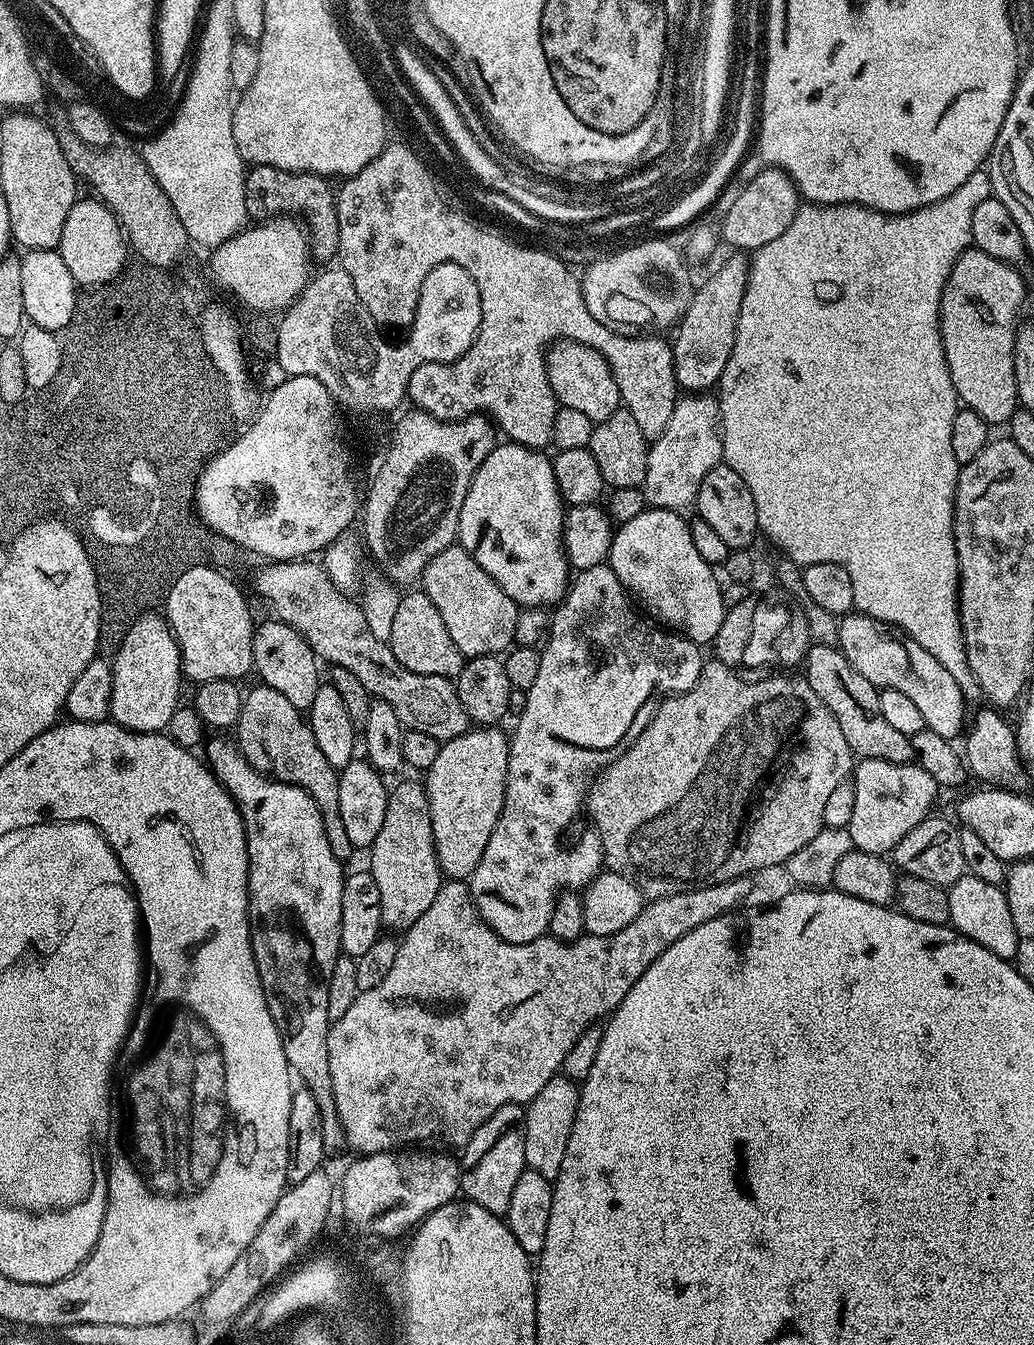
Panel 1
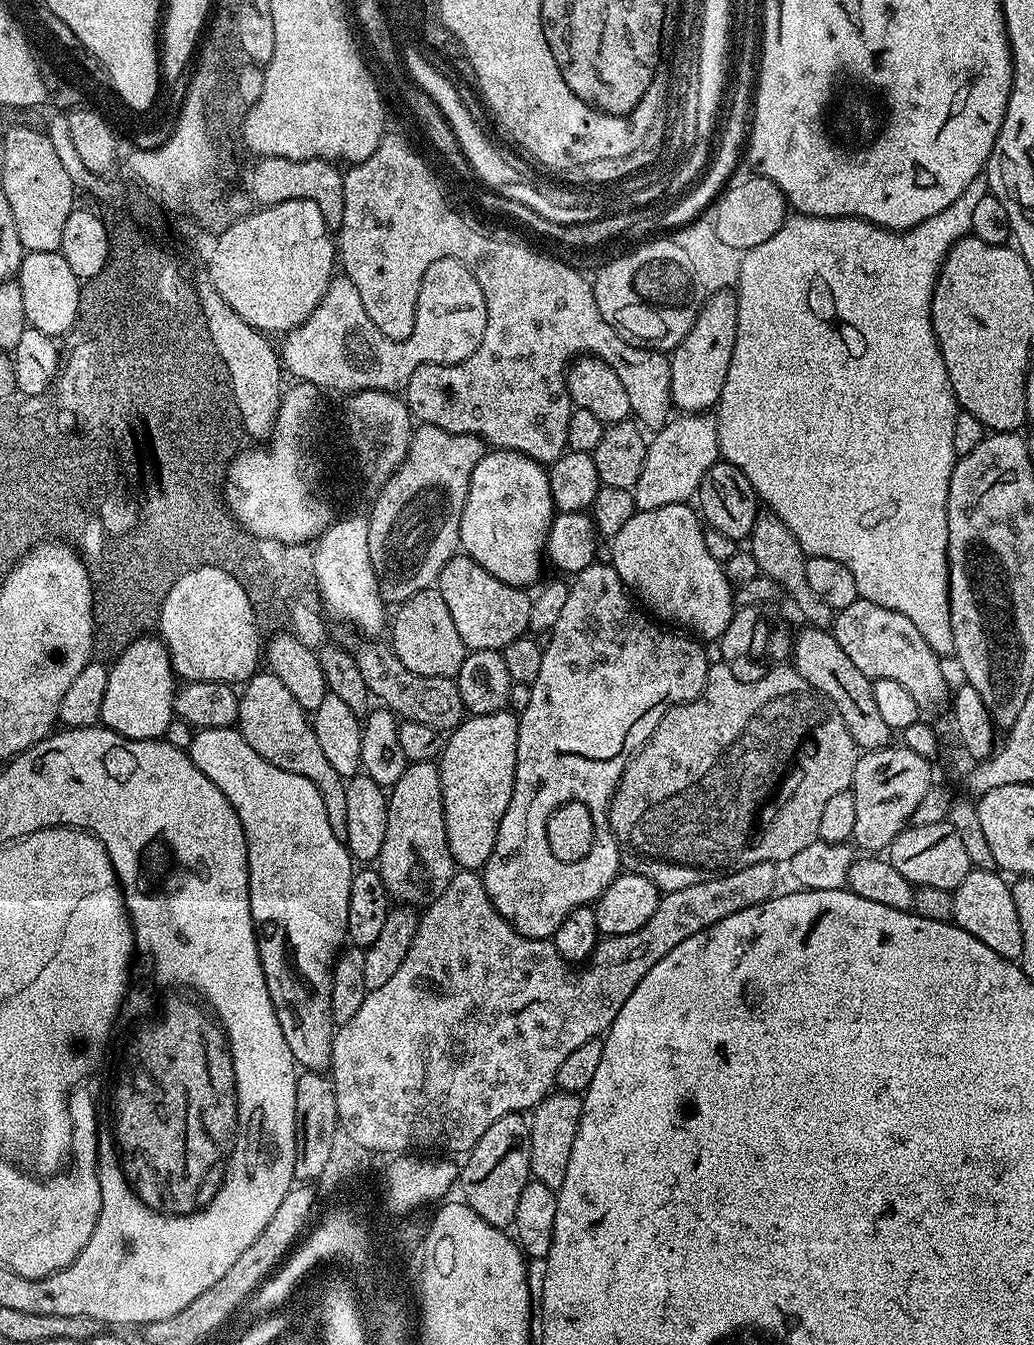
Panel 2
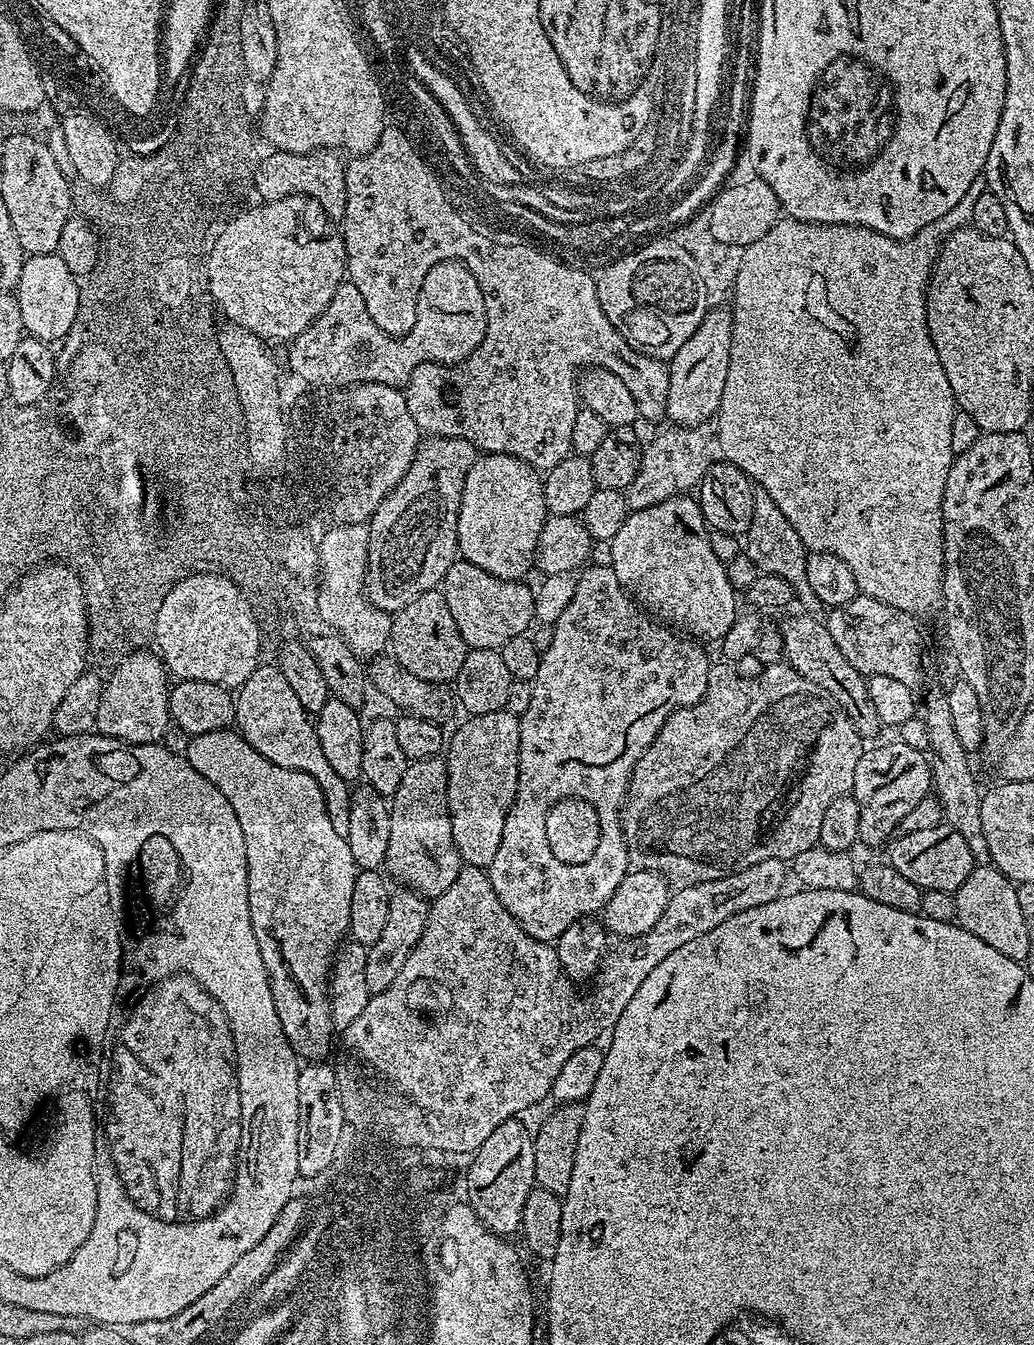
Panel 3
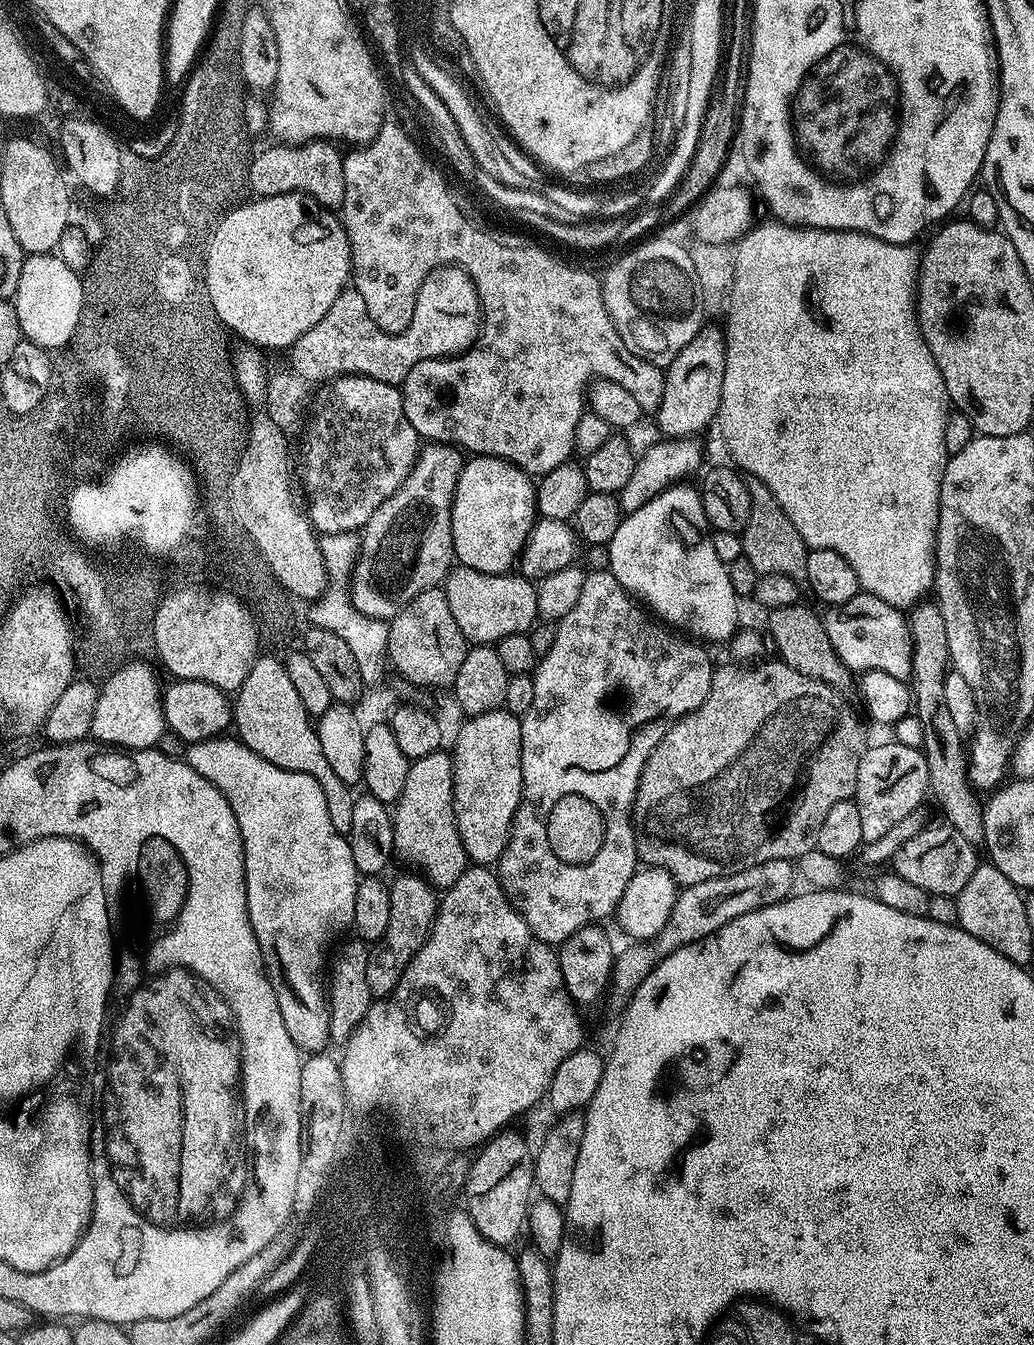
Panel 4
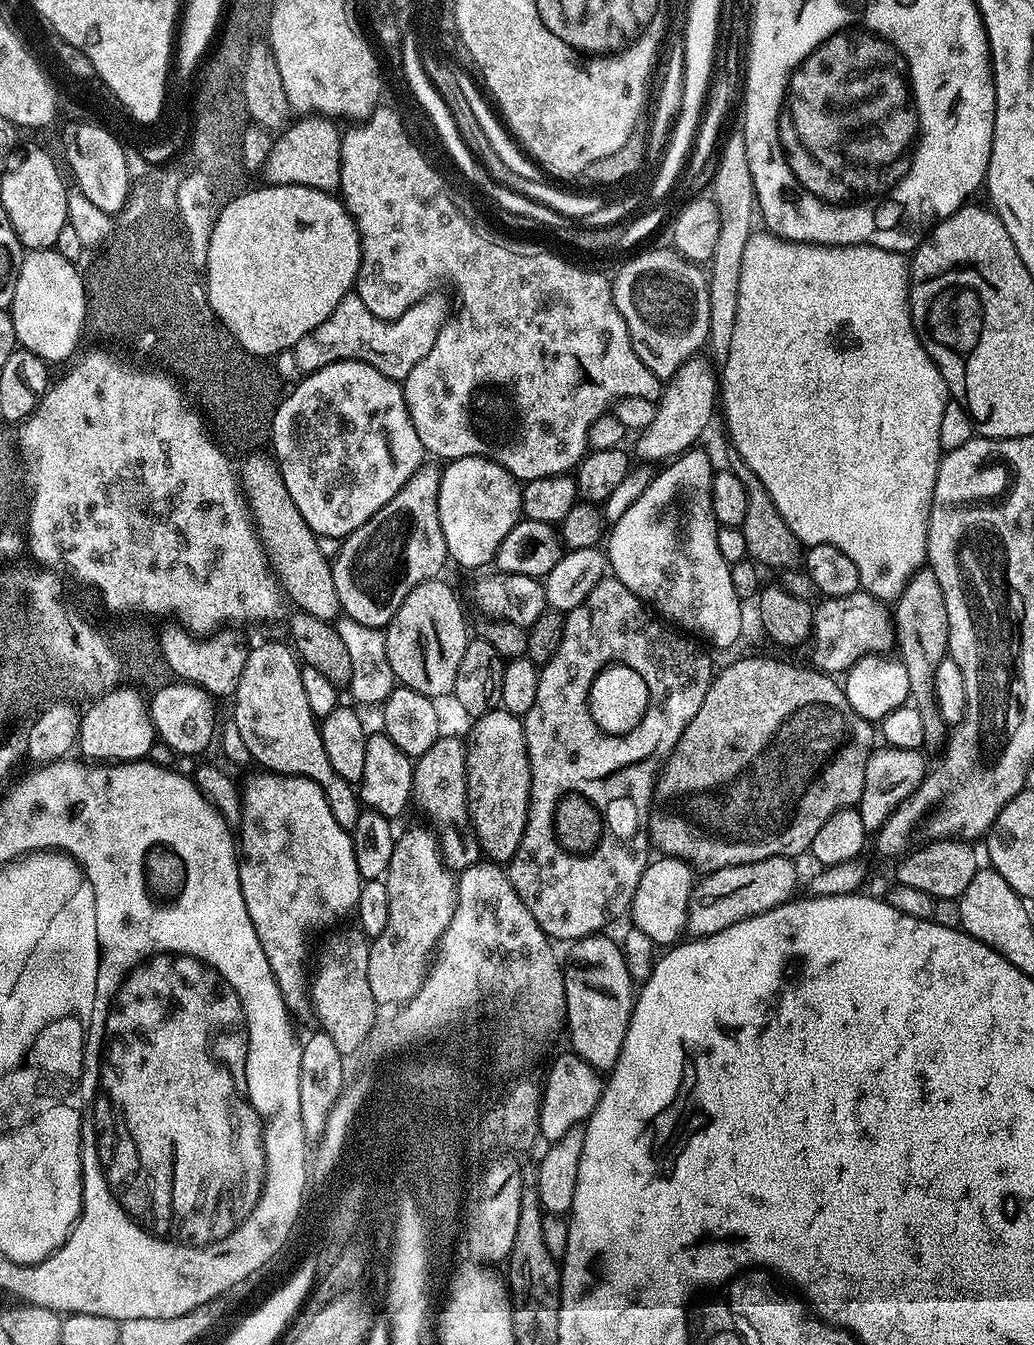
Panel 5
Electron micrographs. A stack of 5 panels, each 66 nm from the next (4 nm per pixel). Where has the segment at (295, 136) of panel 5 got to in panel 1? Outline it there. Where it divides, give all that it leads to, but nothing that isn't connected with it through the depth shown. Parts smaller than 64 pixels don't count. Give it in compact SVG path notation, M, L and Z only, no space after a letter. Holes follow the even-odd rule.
M257 164L249 167L244 173L244 189L246 190L245 210L247 215L256 222L263 222L273 218L284 218L289 214L296 214L292 212L301 212L308 219L306 228L310 233L313 261L320 262L320 260L328 260L324 262L332 262L337 259L340 247L338 246L336 197L334 195L334 188L331 188L328 184L331 183L325 177L315 176L313 172L287 172L286 170L278 170L274 166Z

